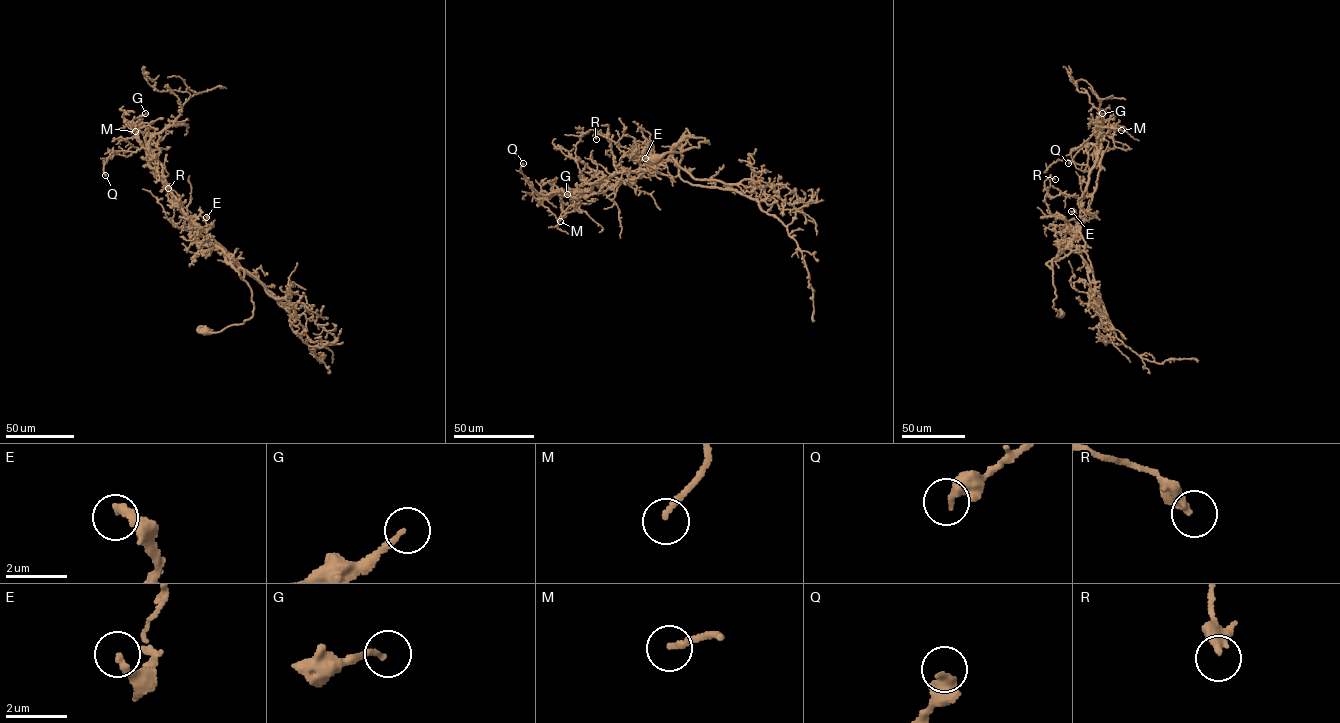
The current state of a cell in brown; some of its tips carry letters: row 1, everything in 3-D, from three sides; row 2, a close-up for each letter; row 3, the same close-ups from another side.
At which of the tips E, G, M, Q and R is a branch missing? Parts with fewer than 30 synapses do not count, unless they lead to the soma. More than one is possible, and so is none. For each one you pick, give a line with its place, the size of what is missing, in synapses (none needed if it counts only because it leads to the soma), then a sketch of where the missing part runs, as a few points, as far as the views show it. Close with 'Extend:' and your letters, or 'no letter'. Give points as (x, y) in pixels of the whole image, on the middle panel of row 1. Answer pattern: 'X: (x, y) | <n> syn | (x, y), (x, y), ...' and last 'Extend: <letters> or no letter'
Extend: no letter

